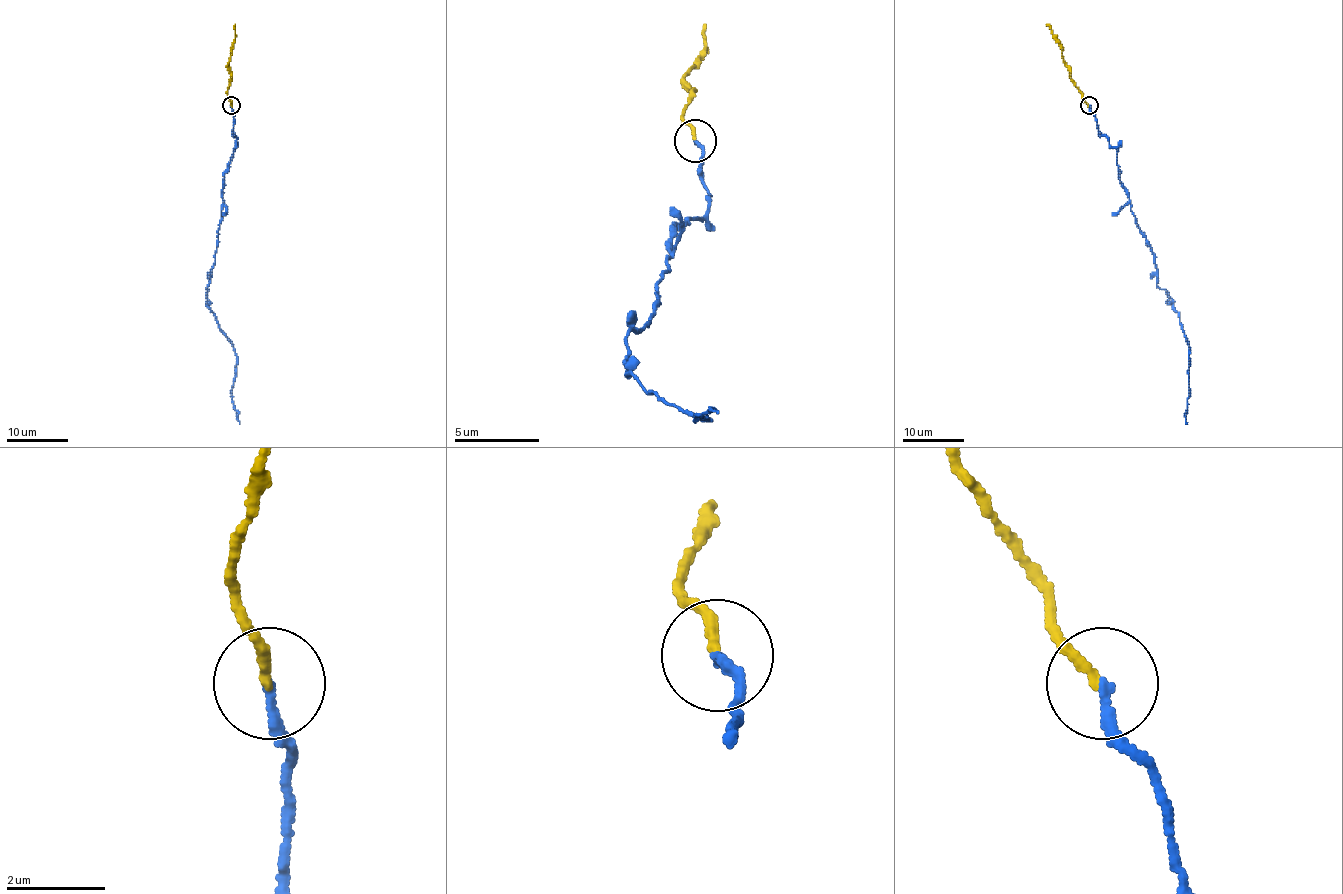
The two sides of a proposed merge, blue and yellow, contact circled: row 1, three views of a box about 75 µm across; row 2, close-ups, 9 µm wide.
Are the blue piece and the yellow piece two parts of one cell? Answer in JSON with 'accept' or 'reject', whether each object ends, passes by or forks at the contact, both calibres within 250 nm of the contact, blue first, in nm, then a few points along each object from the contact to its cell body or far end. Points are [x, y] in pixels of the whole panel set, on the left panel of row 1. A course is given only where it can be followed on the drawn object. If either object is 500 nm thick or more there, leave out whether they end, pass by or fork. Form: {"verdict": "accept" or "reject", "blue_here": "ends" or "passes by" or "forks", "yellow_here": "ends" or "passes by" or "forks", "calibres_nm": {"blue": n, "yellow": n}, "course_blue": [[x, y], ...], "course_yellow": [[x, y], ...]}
{"verdict": "accept", "blue_here": "ends", "yellow_here": "ends", "calibres_nm": {"blue": 200, "yellow": 200}, "course_blue": [[232, 105], [236, 146], [224, 174], [221, 223], [207, 304], [233, 347], [236, 376], [232, 402], [239, 424]], "course_yellow": [[232, 105], [227, 94], [230, 78], [227, 62], [235, 39], [235, 24]]}

